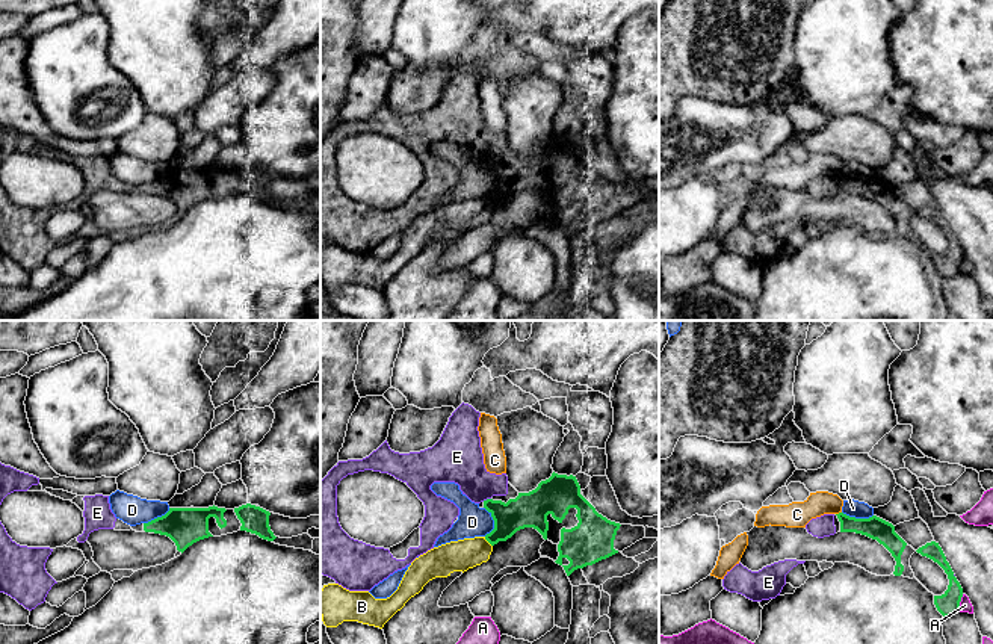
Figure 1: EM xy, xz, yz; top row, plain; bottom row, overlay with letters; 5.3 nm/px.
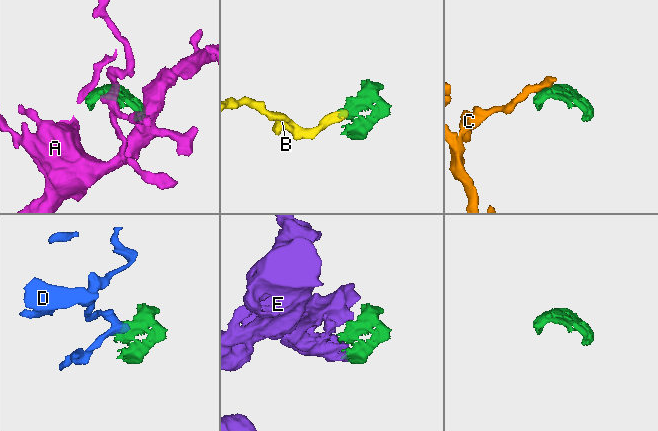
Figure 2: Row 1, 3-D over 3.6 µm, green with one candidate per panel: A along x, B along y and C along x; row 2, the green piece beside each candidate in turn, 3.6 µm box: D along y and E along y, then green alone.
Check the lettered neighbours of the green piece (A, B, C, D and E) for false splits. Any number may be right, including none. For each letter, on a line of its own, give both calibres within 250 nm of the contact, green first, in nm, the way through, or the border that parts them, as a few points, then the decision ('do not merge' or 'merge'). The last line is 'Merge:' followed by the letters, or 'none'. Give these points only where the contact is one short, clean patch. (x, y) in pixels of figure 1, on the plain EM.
A: calibres 120 and 60 nm; border yz (963, 256), (958, 272); do not merge
B: calibres 170 and 160 nm; border xz (484, 198), (491, 207); do not merge
C: calibres 120 and 140 nm; border yz (841, 173), (836, 176); do not merge
D: calibres 190 and 160 nm; border xz (484, 168), (493, 182), (493, 189), (485, 197); do not merge
E: calibres 190 and 240 nm; merge
Merge: E

